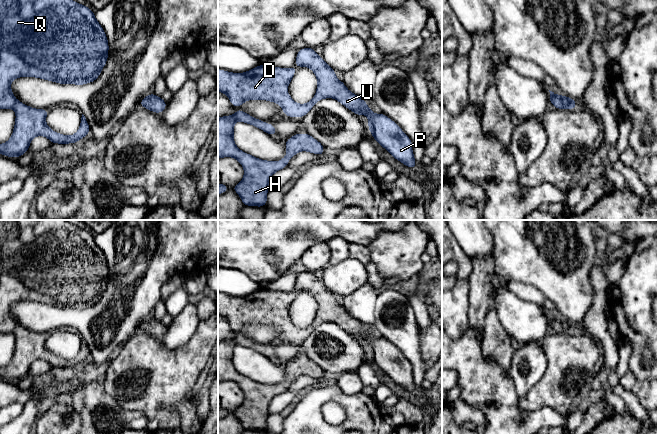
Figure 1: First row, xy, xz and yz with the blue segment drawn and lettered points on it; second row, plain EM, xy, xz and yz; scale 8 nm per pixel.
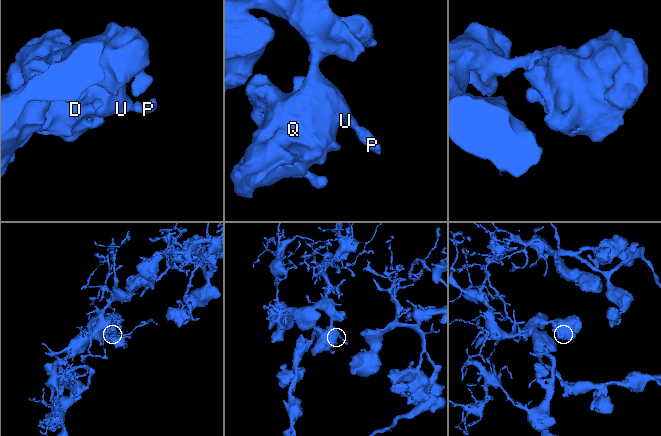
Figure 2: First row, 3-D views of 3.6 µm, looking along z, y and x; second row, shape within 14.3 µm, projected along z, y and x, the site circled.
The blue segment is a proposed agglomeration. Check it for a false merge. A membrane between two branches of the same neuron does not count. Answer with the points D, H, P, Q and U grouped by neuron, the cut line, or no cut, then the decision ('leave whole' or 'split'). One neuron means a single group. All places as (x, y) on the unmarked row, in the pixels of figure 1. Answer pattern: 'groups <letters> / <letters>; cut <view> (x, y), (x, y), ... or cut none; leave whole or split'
groups D H P Q U; cut none; leave whole

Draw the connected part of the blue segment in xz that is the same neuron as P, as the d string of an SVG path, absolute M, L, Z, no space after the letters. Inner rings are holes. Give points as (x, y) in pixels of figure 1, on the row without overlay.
M302 272L296 279L295 292L280 292L261 288L244 297L218 293L218 315L228 320L230 327L238 331L248 324L275 326L288 341L302 342L313 330L325 322L333 322L350 335L366 339L373 362L396 384L416 393L411 363L389 341L375 338L366 325L347 313L337 303L335 294L328 290L313 272ZM299 290L310 292L317 302L314 321L305 328L296 327L287 312Z

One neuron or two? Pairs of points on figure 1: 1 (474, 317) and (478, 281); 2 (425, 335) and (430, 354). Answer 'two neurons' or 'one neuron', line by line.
1: one neuron
2: one neuron

